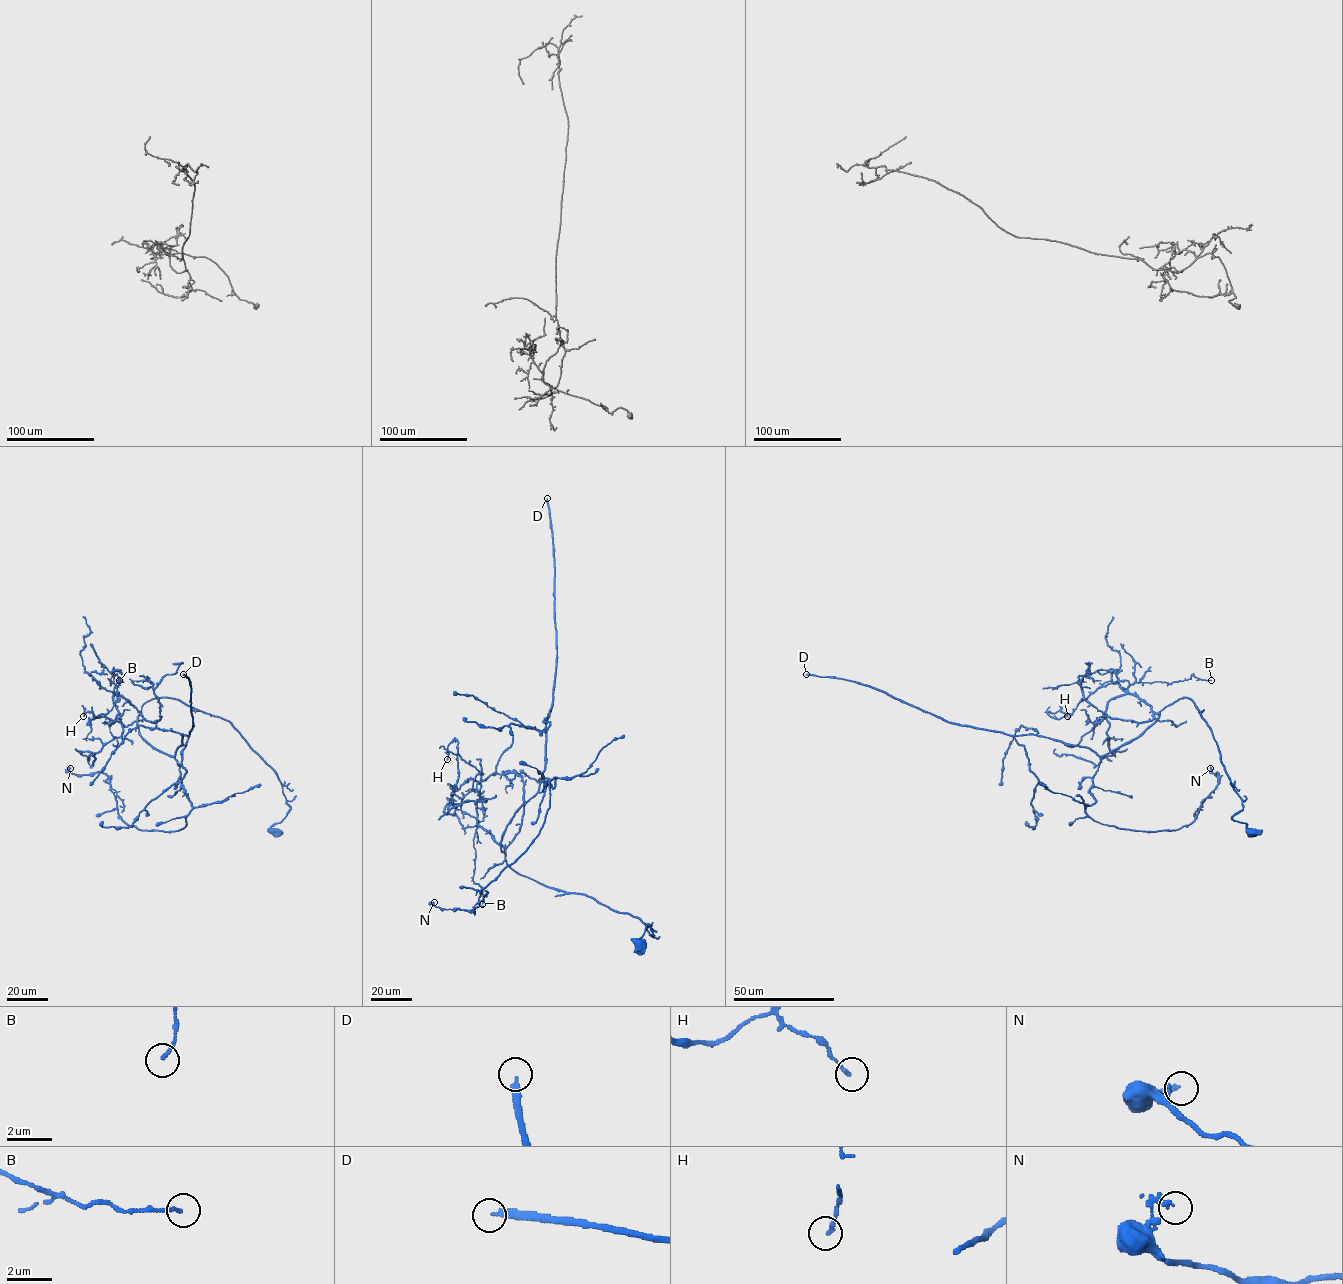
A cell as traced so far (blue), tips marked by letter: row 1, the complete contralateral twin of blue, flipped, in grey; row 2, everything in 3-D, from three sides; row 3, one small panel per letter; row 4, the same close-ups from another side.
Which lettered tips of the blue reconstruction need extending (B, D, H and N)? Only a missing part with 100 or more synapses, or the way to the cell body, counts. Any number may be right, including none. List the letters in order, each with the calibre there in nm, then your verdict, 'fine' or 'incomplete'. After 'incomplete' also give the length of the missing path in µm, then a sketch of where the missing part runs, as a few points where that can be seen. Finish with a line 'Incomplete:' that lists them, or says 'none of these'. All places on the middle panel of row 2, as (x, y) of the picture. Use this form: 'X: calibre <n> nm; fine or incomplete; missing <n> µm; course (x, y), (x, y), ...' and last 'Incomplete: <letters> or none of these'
B: calibre 150 nm; fine
D: calibre 280 nm; incomplete; missing 350 µm
H: calibre 160 nm; fine
N: calibre 200 nm; fine
Incomplete: D

